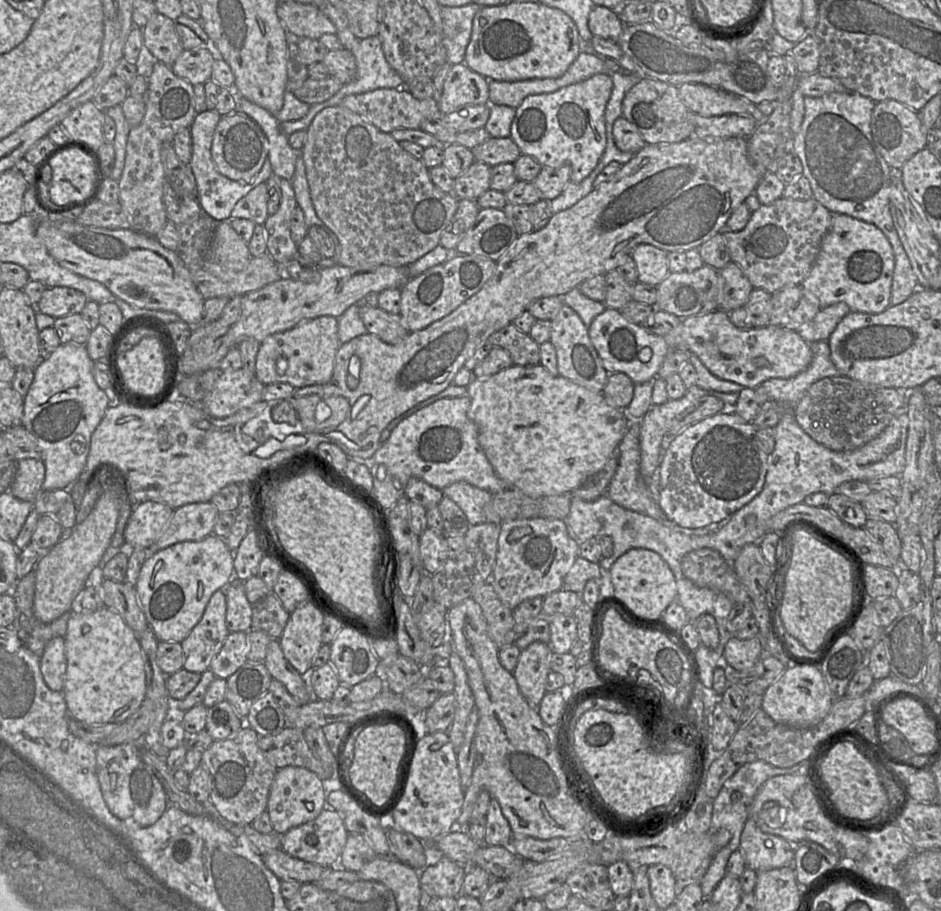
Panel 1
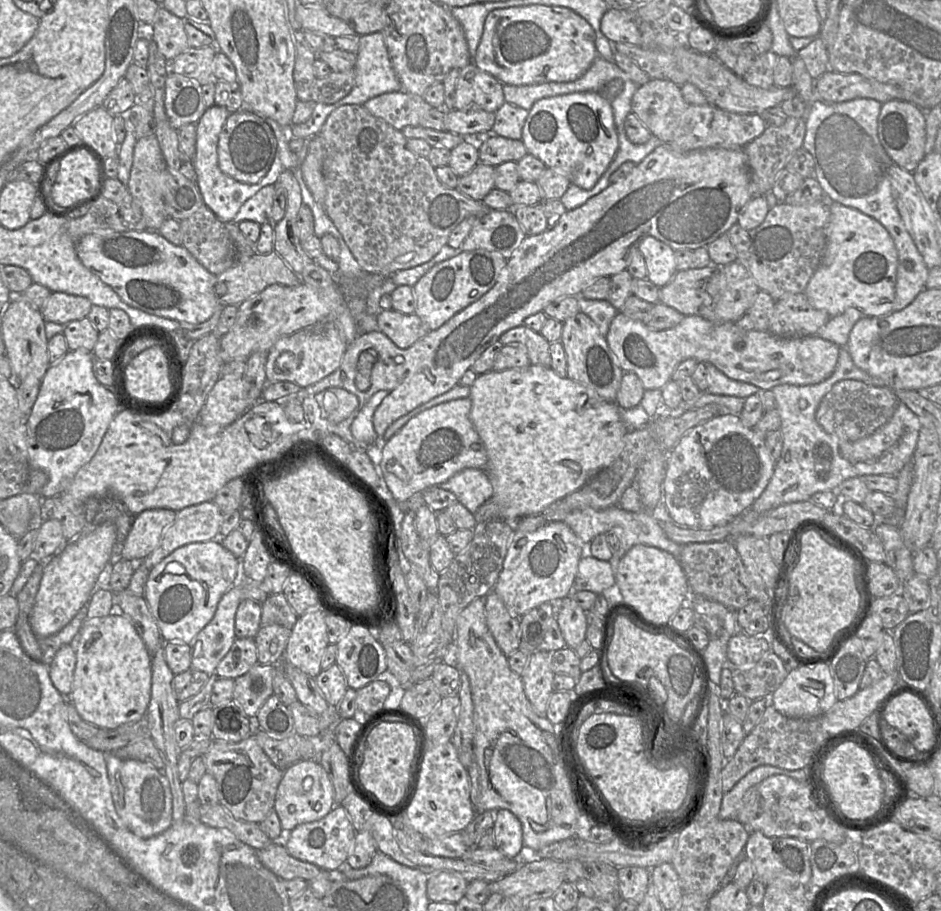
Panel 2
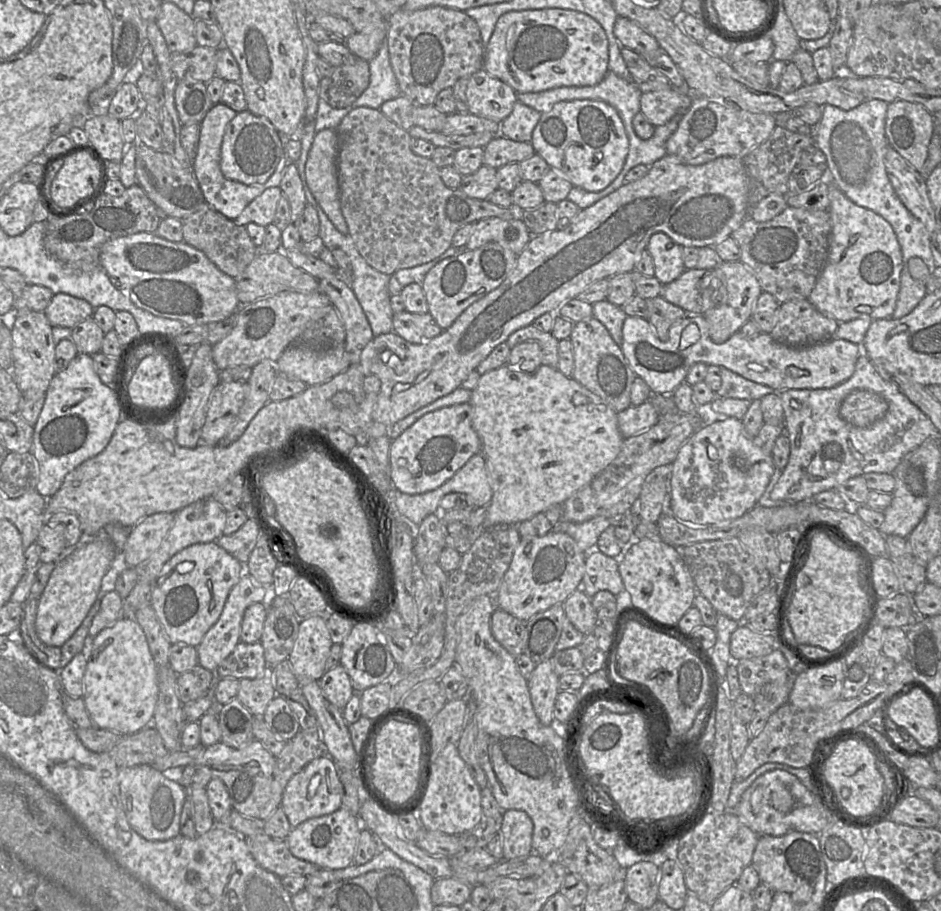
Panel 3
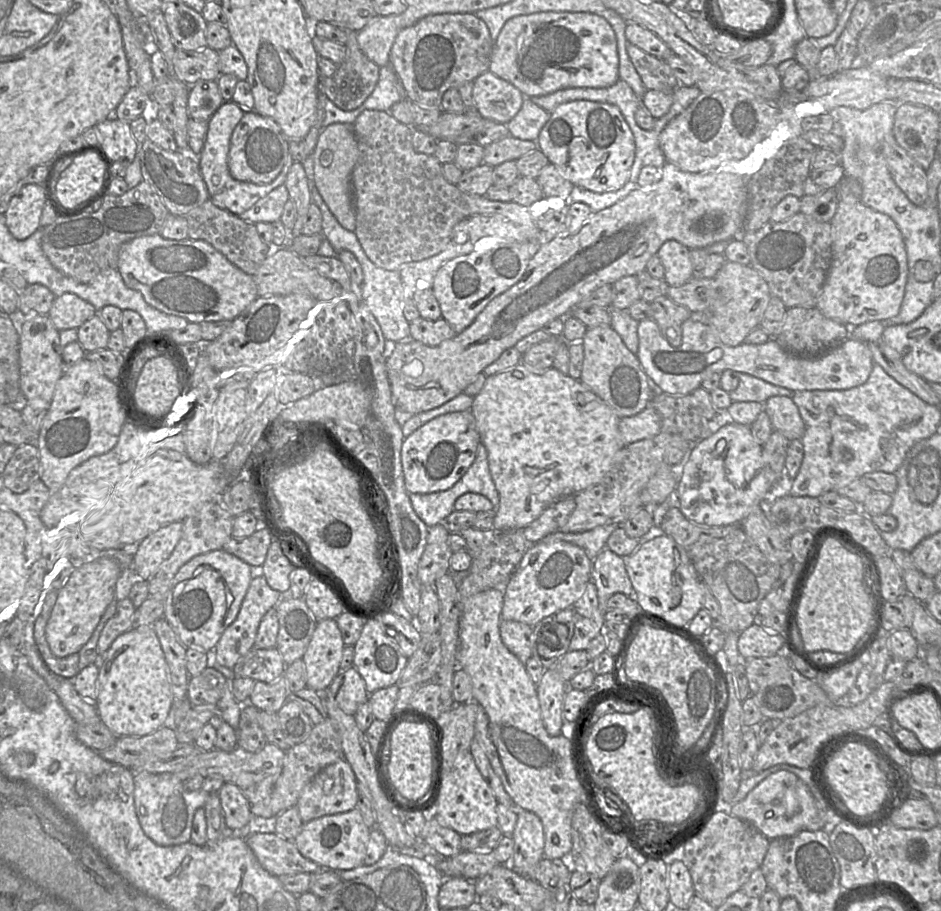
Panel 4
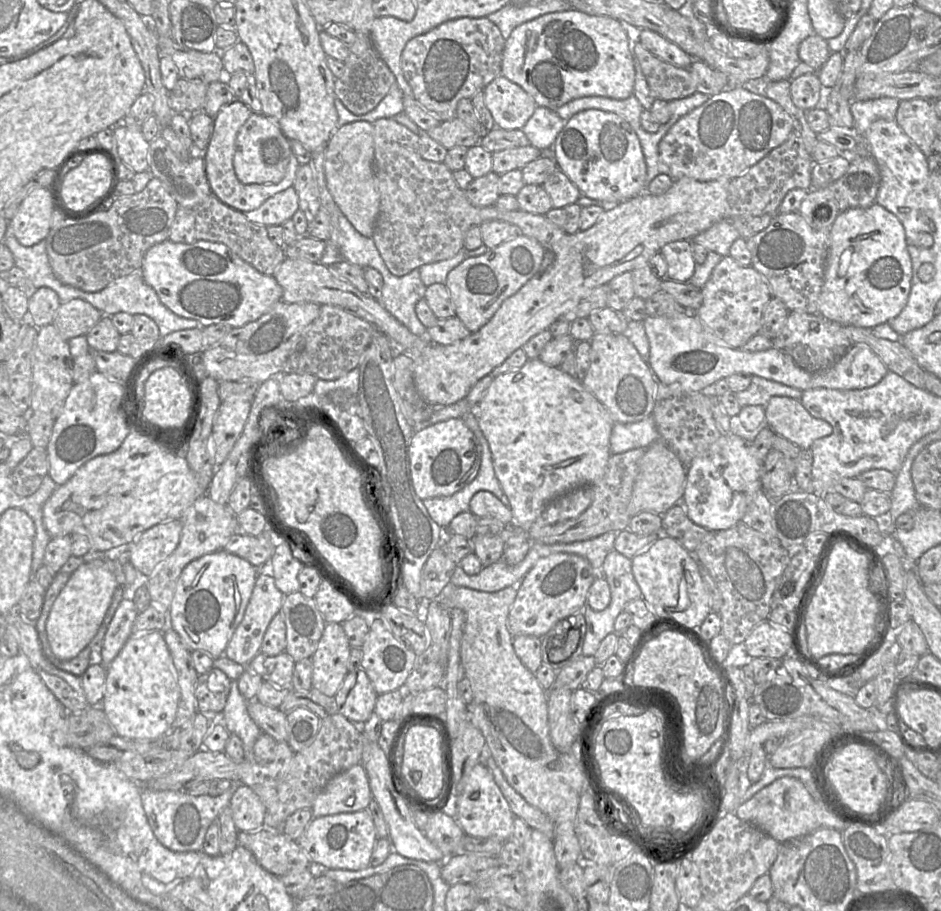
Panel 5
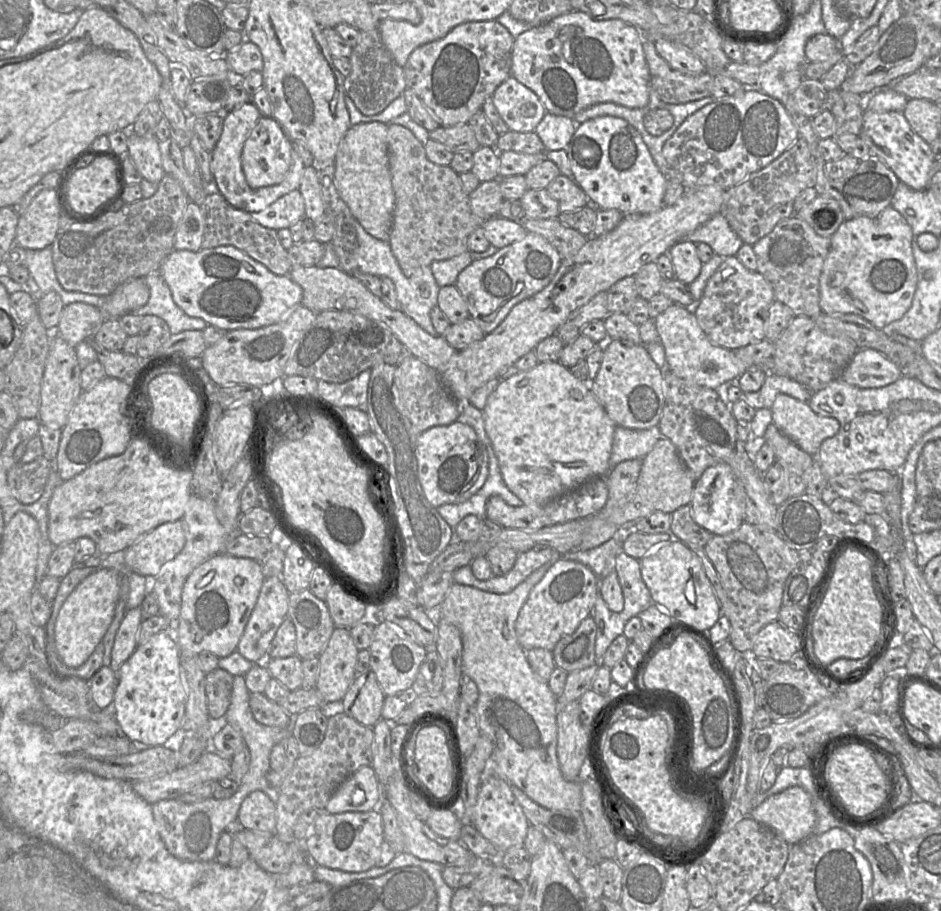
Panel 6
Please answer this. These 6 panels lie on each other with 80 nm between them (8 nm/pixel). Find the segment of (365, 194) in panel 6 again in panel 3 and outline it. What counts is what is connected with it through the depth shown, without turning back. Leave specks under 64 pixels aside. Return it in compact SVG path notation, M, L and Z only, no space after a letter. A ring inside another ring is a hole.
M336 129L315 134L305 165L307 184L323 211L336 229L348 235L348 226L341 210L337 169L339 137Z

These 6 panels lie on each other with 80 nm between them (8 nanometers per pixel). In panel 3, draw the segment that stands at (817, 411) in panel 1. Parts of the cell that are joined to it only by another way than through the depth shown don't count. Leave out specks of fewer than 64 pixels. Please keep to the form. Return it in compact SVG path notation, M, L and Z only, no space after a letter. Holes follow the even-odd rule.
M858 389L842 401L839 413L849 424L866 428L882 419L888 410L888 402L879 394Z

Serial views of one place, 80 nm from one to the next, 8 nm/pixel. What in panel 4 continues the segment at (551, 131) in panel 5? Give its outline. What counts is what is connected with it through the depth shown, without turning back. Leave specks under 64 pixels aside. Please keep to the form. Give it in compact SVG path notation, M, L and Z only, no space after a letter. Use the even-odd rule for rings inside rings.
M525 97L516 116L506 124L512 137L537 143L541 130L548 122L550 113Z

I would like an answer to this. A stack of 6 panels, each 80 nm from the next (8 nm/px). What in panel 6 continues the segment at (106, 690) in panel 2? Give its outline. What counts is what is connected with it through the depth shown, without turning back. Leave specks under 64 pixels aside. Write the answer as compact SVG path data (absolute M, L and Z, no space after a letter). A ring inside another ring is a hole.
M167 631L138 645L117 671L112 713L121 733L142 747L163 746L178 729L185 714L186 688L181 679L180 648Z

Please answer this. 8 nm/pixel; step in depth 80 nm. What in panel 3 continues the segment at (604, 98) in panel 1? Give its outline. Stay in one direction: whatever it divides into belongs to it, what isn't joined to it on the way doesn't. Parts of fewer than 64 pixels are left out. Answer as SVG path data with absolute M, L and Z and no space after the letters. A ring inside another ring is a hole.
M572 100L556 103L541 117L530 141L535 153L570 183L587 192L599 192L621 173L629 140L617 110L601 100Z

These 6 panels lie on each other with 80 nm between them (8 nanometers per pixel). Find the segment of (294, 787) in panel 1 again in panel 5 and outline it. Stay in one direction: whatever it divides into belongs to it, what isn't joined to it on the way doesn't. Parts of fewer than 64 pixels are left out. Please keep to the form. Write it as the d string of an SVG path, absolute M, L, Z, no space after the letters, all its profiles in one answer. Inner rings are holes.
M359 763L335 775L314 800L313 817L367 809L373 800L369 779Z

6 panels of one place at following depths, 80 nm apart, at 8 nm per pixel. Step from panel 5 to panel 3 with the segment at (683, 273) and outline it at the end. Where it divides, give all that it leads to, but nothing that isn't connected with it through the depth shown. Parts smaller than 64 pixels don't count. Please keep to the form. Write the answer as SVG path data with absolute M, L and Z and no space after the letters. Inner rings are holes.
M663 233L651 236L646 251L653 259L654 277L662 285L671 283L686 270L682 260L682 249L682 246Z

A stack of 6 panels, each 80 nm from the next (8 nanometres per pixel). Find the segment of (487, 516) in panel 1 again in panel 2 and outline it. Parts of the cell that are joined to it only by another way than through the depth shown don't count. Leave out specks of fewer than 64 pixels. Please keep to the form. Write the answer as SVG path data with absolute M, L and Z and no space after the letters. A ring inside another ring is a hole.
M466 468L438 486L454 493L472 514L493 496L493 485L485 469Z

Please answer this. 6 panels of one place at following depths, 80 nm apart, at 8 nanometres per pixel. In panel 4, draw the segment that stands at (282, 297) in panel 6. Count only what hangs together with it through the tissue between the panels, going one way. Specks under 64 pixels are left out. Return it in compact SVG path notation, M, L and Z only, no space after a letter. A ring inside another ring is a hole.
M159 234L135 238L120 249L117 270L124 283L140 292L150 306L166 314L185 318L192 323L234 320L258 298L253 276L243 272L203 240L171 240Z

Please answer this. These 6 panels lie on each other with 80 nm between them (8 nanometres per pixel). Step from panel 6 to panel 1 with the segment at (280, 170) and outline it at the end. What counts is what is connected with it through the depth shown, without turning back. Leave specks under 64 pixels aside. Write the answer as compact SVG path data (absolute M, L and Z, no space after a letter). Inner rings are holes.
M240 111L223 115L215 129L211 156L217 170L229 179L250 182L267 159L269 143L259 125Z

